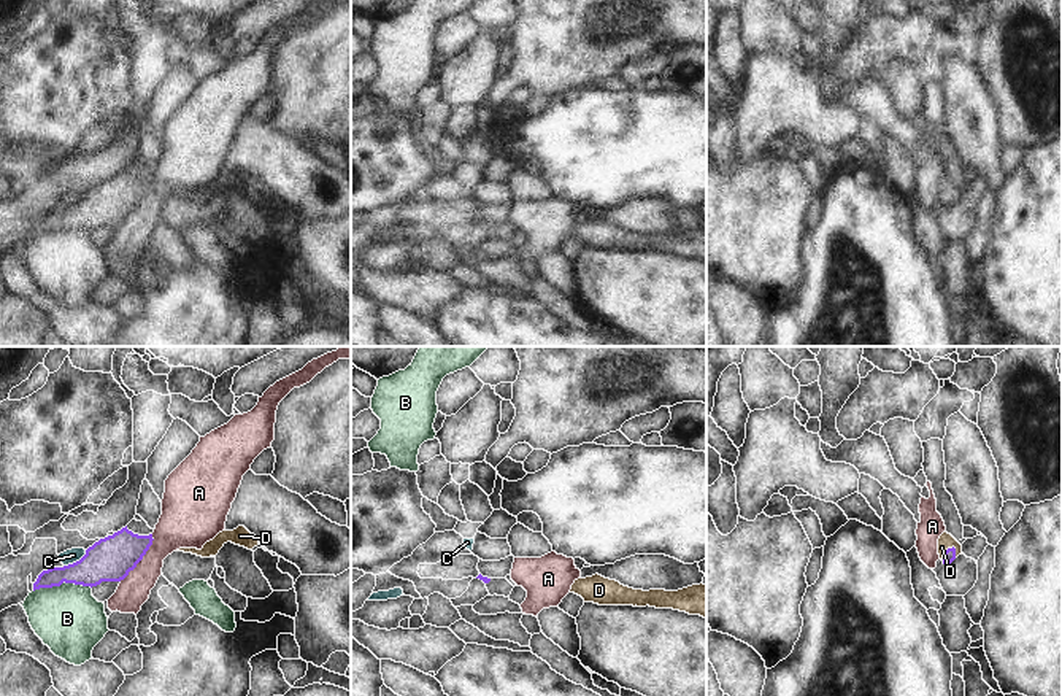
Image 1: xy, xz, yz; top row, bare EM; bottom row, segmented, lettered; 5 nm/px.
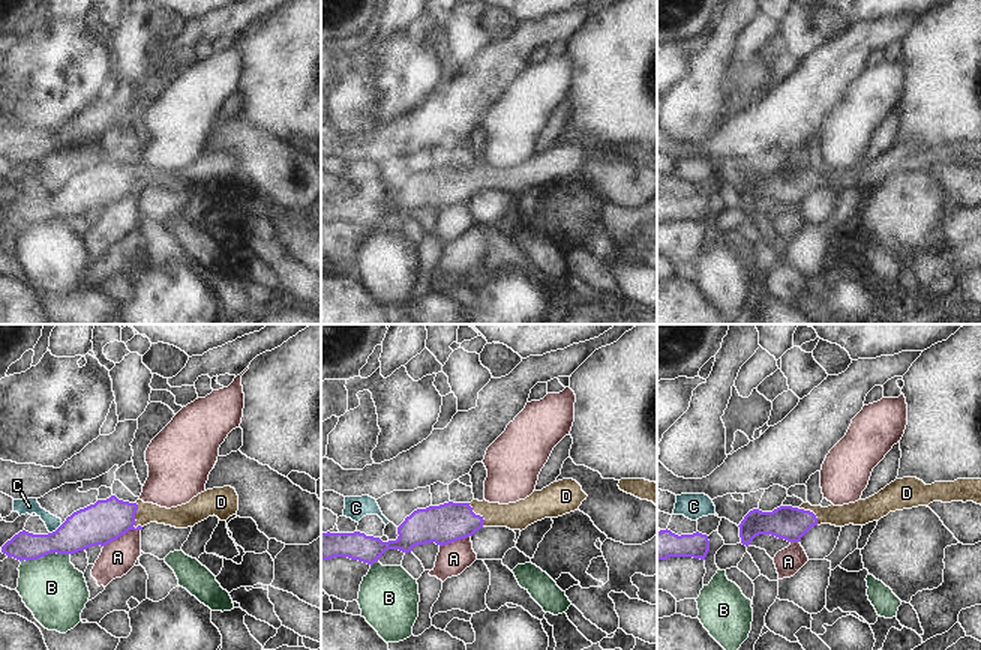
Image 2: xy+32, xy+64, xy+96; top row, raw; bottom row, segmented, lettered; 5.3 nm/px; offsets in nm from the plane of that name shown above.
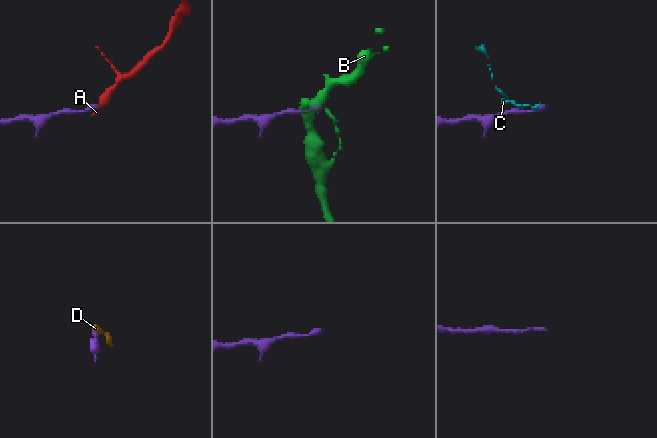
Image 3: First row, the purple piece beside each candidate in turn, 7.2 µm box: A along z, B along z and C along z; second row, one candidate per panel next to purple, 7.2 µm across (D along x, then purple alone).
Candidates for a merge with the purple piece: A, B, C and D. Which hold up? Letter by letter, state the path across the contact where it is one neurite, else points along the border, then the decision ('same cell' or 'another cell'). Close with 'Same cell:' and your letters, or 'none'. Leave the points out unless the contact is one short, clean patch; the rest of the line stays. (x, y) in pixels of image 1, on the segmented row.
A: along xy (153, 534), (153, 544), (143, 558), (119, 580) | another cell
B: along xy (91, 587), (62, 582), (59, 585), (40, 587), (34, 591) | another cell
C: along xy (86, 550), (78, 560), (64, 566) | another cell
D: across yz (950, 555), (945, 552), (946, 541) | same cell
Same cell: D

